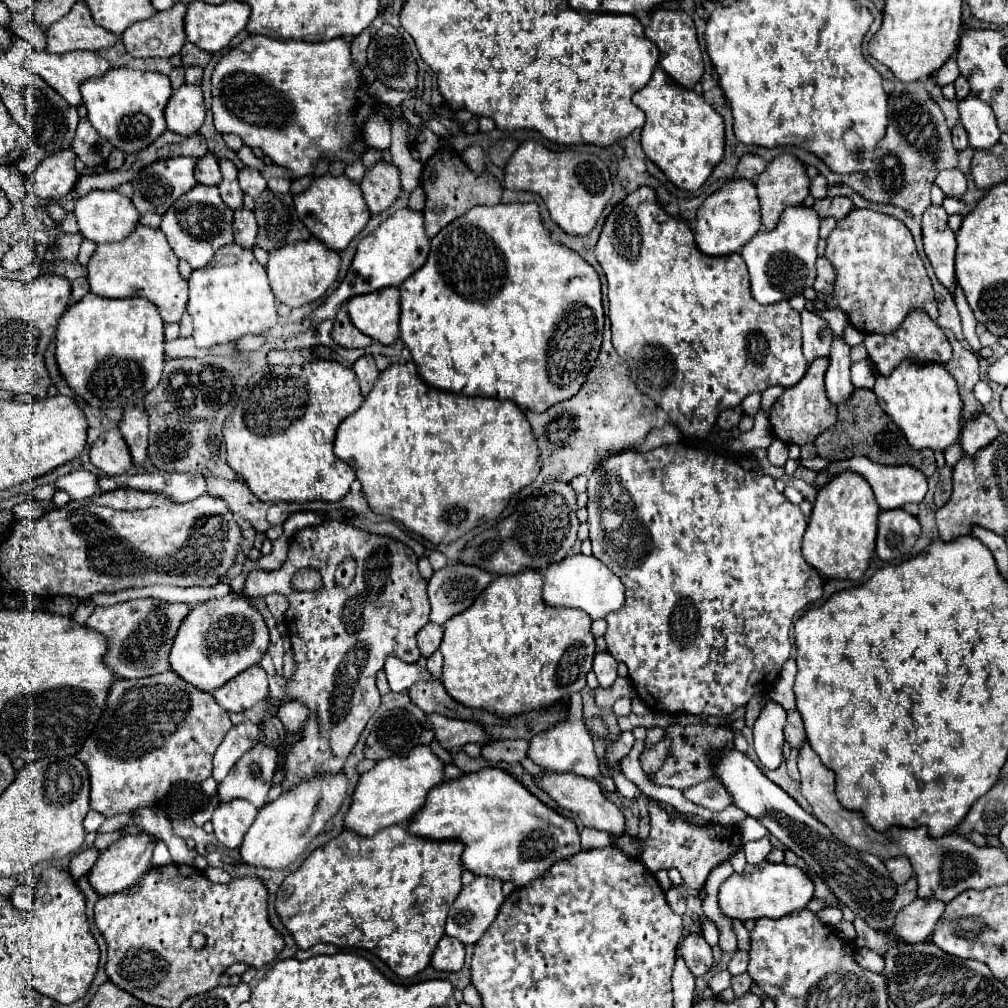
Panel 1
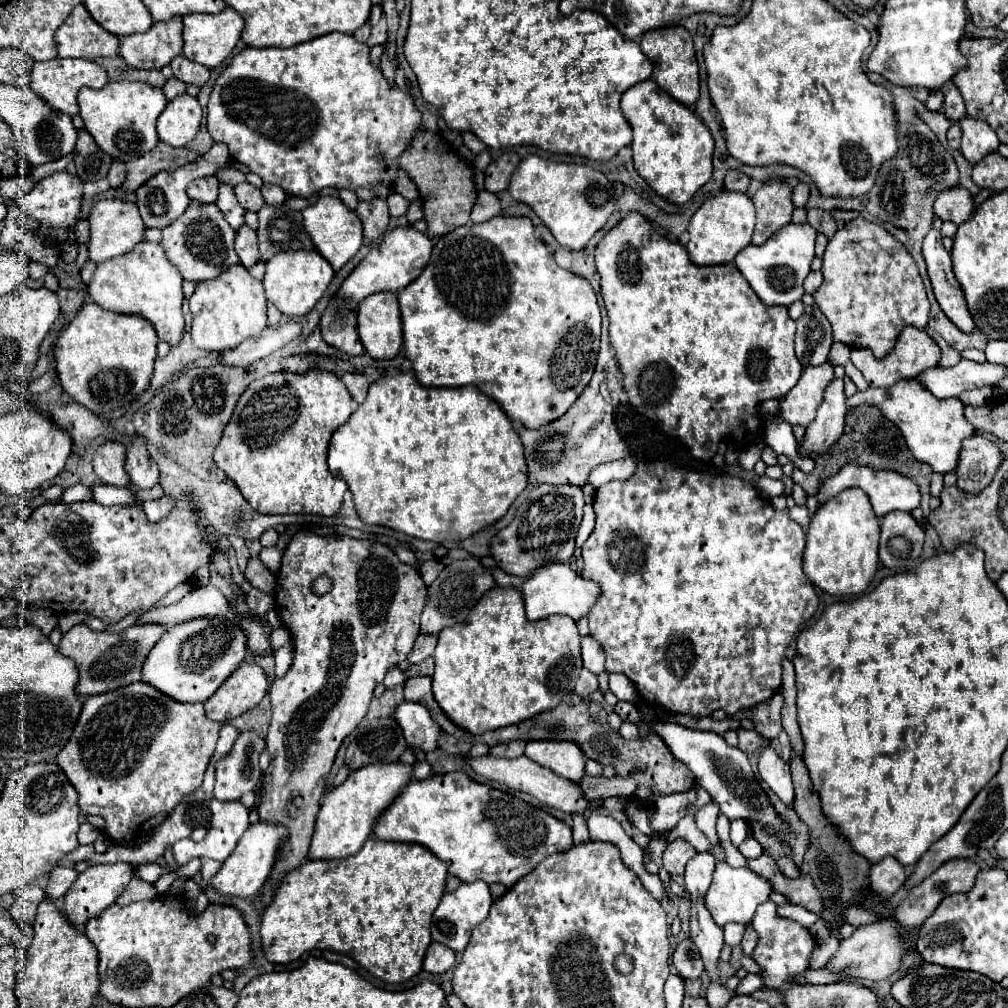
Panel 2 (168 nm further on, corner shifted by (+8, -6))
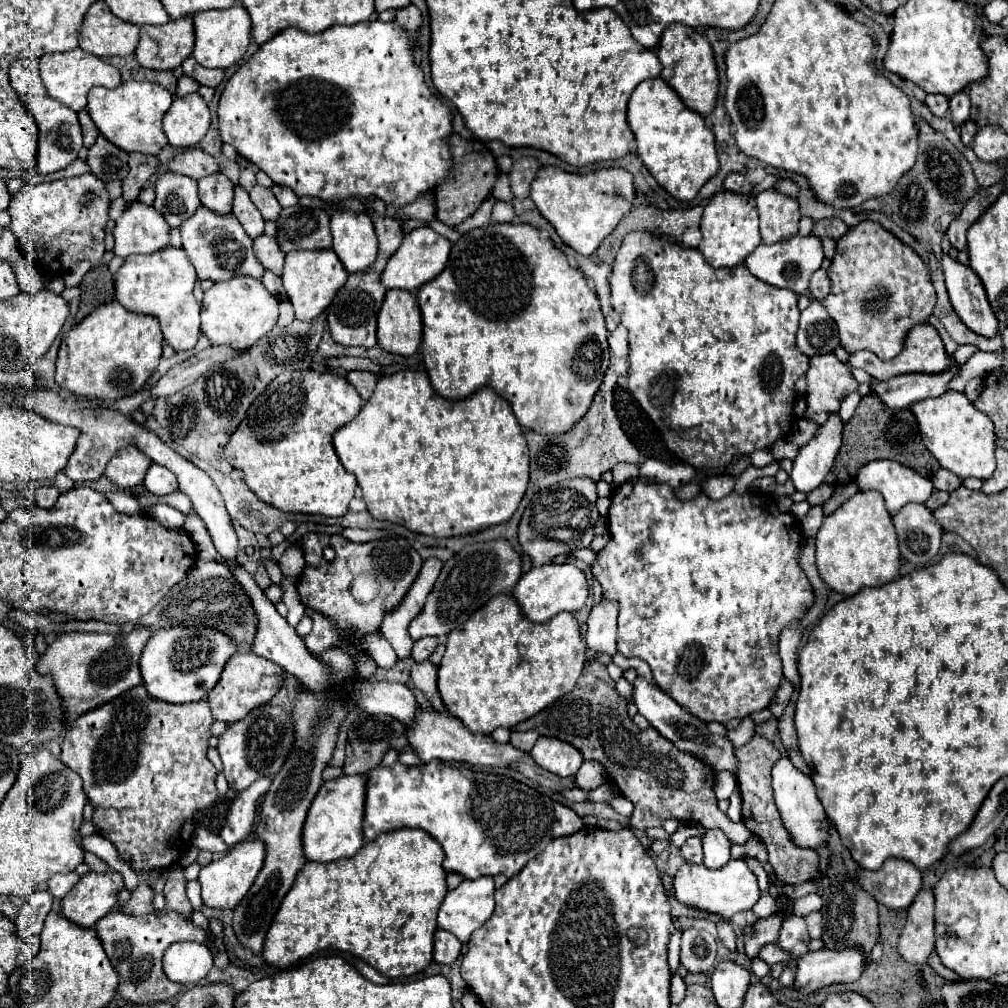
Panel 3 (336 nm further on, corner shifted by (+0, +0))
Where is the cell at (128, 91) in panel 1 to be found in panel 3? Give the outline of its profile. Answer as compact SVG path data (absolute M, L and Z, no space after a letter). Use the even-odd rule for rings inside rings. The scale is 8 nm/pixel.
M126 81L114 89L94 87L88 95L88 113L92 121L110 143L124 149L126 153L138 151L146 155L158 155L168 145L162 131L162 117L170 105L172 93L150 81Z

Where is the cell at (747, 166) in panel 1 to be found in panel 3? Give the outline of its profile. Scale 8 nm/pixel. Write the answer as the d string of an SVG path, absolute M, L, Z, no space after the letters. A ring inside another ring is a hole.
M730 173L724 179L724 189L732 191L732 193L750 193L752 191L752 183L748 183L742 173Z

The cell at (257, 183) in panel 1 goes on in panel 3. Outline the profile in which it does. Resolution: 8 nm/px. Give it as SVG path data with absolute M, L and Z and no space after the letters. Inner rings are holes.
M254 185L252 191L250 191L250 199L258 207L258 211L262 213L264 221L278 221L282 207L280 207L280 203L276 201L276 197L274 197L274 193L270 189Z

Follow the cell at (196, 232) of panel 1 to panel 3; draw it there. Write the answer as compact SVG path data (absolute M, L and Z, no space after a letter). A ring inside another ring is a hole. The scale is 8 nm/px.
M200 207L194 213L194 217L186 219L182 223L180 233L182 233L184 251L188 253L190 261L194 263L198 279L224 281L224 279L232 279L236 275L250 275L254 279L262 279L264 267L256 259L256 255L252 251L252 241L250 241L250 237L246 237L246 231L242 229L242 225L238 223L238 219L234 215L222 217L218 213L210 213L210 209L206 209L206 207Z

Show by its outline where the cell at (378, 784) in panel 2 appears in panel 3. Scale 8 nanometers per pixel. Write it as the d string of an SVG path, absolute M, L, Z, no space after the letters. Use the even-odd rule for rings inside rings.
M342 775L338 779L322 783L318 795L314 797L304 827L302 827L302 849L306 861L338 861L352 857L364 843L362 837L362 817L366 797L366 777L364 775Z

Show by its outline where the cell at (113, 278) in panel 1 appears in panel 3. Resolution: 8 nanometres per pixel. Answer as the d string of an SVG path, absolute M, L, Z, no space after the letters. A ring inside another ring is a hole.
M170 247L162 253L134 255L116 273L116 301L128 311L154 315L160 321L164 341L174 351L192 349L200 337L200 305L192 295L196 281L194 265L184 249Z

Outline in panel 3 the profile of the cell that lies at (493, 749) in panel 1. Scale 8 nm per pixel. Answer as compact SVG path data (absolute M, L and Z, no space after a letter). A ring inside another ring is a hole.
M514 731L512 737L510 737L510 743L520 749L520 751L530 751L534 747L538 739L538 733L536 731L526 731L526 733L520 733L520 731Z

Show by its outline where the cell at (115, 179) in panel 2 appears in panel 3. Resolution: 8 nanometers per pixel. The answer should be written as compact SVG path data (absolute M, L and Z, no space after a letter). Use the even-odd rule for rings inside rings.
M132 153L130 155L130 173L126 181L122 181L122 197L128 205L132 205L140 191L144 189L144 183L158 171L160 161L154 155L144 155L144 153Z

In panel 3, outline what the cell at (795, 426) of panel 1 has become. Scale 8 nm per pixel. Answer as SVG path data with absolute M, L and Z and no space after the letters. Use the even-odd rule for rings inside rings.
M834 353L812 357L806 377L808 399L804 417L816 425L824 425L830 413L838 413L842 399L858 391L858 381L852 377L850 367Z

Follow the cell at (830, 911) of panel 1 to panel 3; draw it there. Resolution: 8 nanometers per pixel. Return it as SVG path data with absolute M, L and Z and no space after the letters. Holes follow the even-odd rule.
M762 893L762 895L760 895L760 899L758 899L758 903L752 907L752 911L754 911L760 919L770 917L772 913L776 913L776 911L778 911L776 899L774 899L774 897L770 897L768 893Z

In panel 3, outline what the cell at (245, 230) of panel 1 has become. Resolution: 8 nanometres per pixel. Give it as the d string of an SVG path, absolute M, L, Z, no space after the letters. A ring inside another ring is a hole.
M258 237L258 241L254 241L254 253L258 257L258 261L264 265L264 269L280 275L282 267L284 267L284 253L280 251L280 245L276 239L272 237Z

